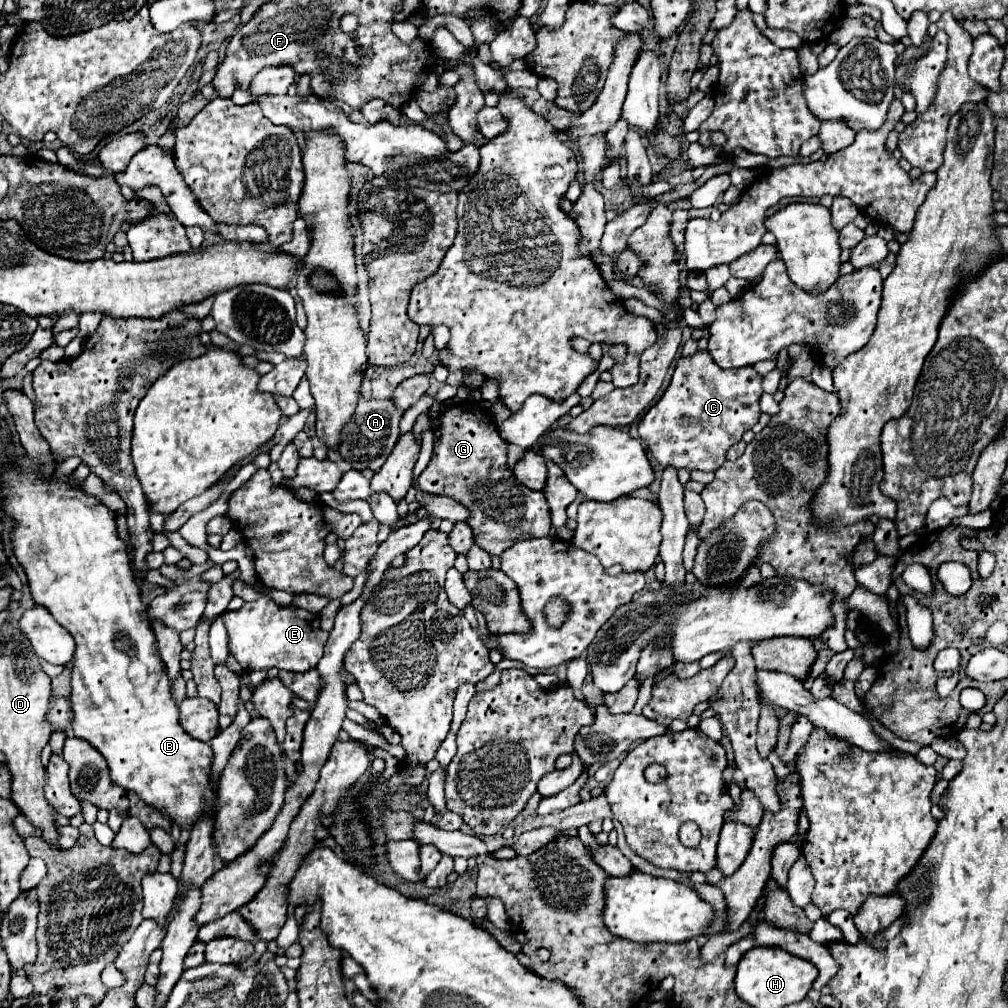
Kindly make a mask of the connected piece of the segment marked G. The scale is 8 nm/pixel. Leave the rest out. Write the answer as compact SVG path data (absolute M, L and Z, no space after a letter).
M473 400L459 402L449 406L441 414L441 426L439 426L439 436L433 438L433 456L427 468L421 472L417 478L417 486L425 492L431 494L445 494L451 496L457 502L463 502L467 510L471 510L471 518L467 518L467 524L473 530L475 544L481 546L489 554L501 554L505 548L509 548L517 540L527 540L527 538L539 538L547 536L551 528L551 514L547 500L541 492L535 492L527 486L523 486L513 472L507 466L507 450L505 450L505 440L499 436L497 426L493 424L491 412L485 410L479 402L473 404Z

